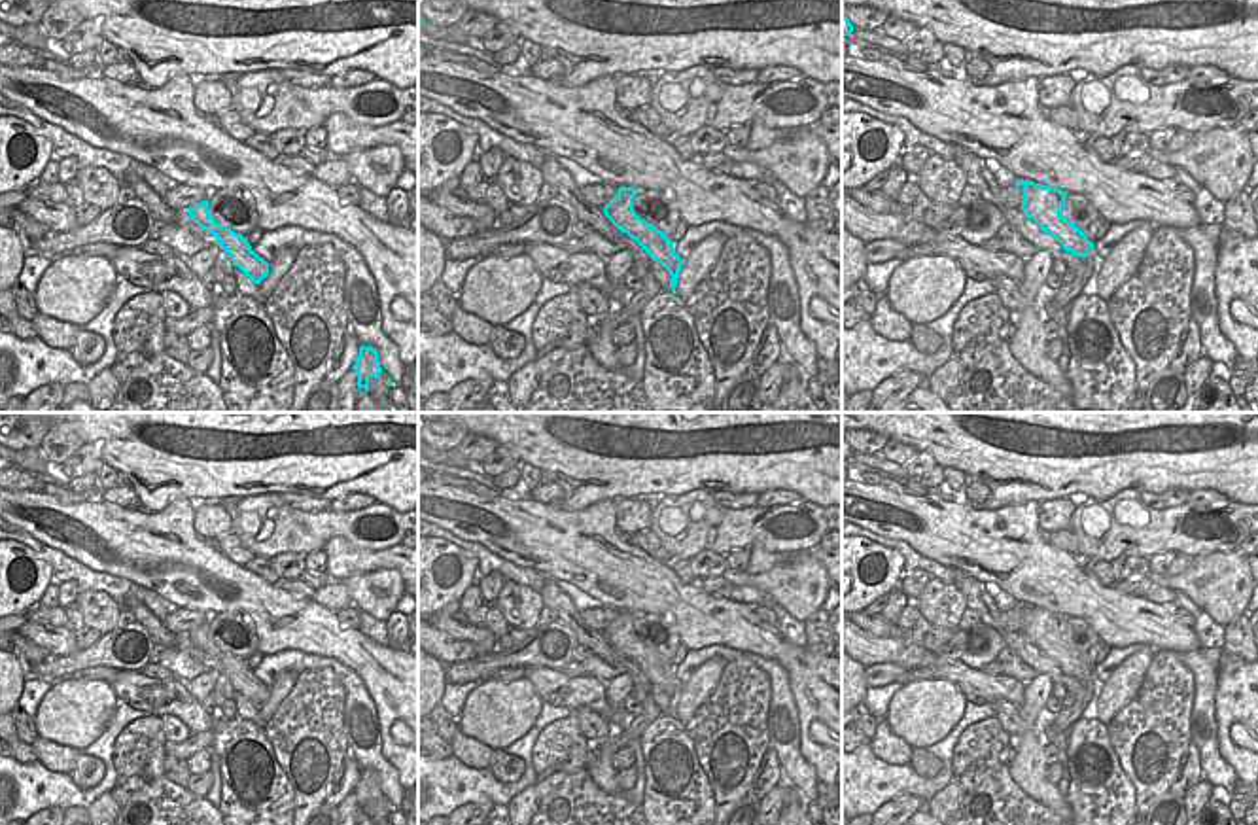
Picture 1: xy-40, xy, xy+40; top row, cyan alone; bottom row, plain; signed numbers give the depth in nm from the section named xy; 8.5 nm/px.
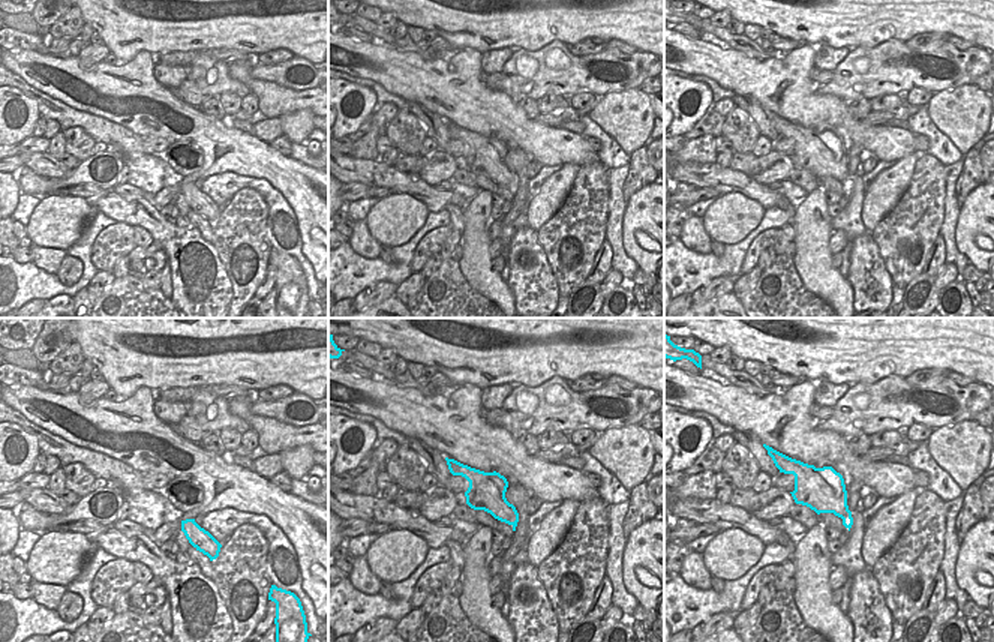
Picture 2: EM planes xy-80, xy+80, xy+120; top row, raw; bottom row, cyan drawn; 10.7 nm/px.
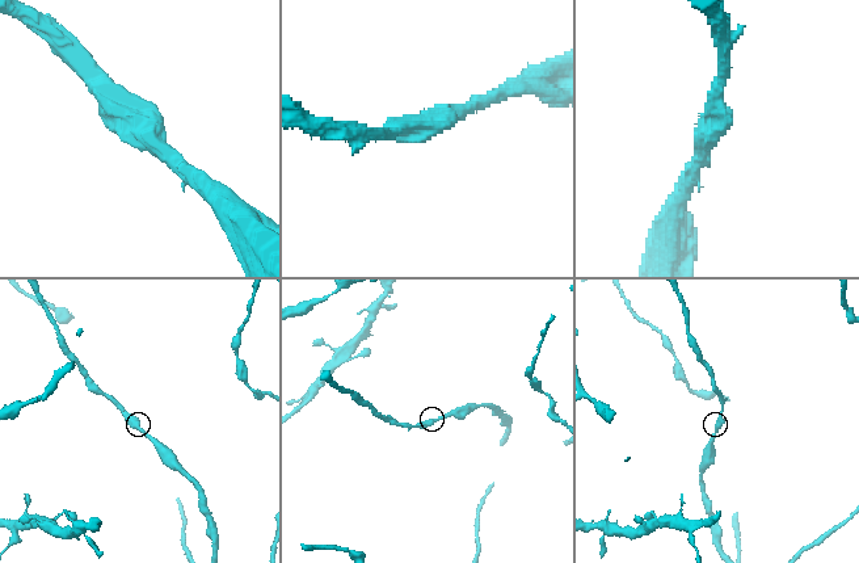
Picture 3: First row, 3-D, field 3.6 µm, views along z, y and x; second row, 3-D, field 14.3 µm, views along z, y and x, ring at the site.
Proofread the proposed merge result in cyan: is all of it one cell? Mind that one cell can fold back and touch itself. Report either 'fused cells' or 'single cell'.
single cell

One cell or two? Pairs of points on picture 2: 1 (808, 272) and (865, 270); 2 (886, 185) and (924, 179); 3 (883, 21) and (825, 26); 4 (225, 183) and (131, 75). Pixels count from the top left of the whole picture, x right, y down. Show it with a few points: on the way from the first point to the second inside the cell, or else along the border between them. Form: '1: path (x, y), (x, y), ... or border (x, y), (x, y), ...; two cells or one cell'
1: border (844, 278), (852, 288), (853, 302); two cells
2: border (921, 155), (915, 164), (907, 189), (891, 212); two cells
3: path (868, 21), (840, 21); one cell
4: border (252, 176), (215, 173), (204, 180); two cells

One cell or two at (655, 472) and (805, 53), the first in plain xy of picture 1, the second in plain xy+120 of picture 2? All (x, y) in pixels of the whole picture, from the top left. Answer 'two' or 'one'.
two

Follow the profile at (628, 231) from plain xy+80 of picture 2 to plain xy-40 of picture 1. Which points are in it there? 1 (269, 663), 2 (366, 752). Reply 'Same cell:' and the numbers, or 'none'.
Same cell: none

